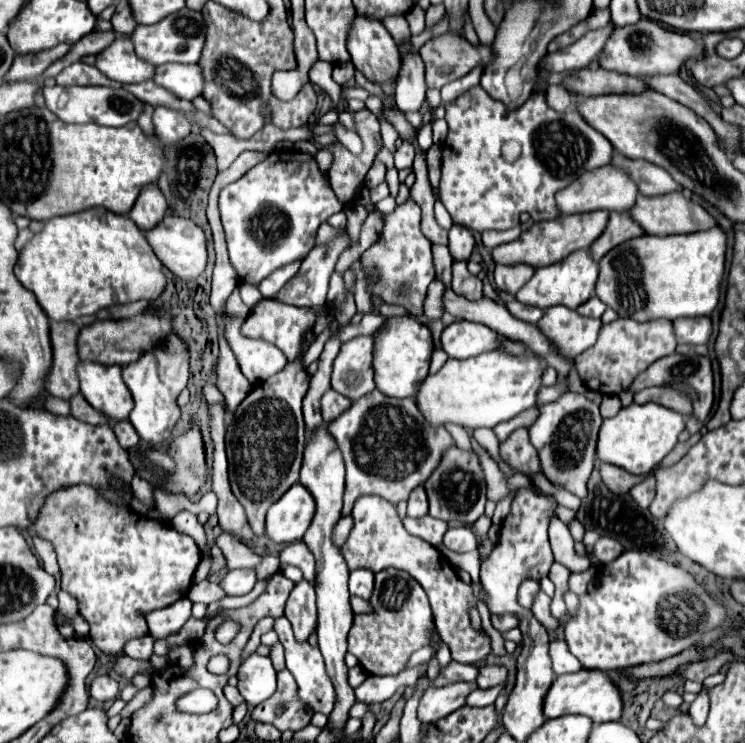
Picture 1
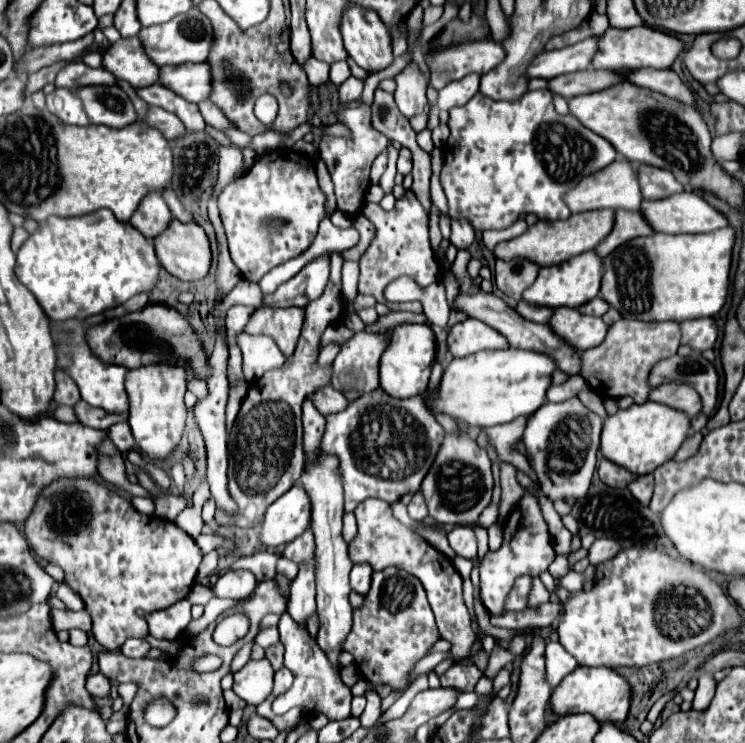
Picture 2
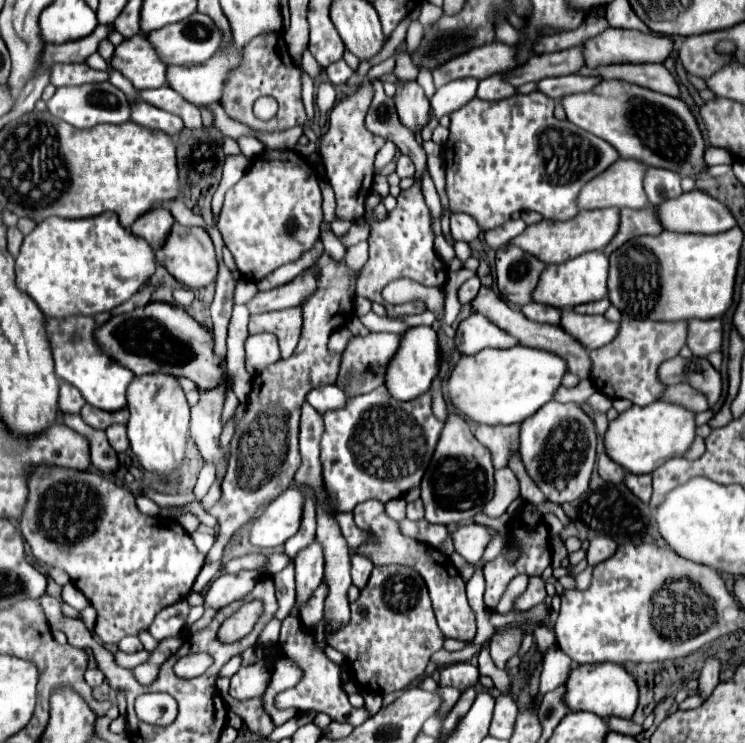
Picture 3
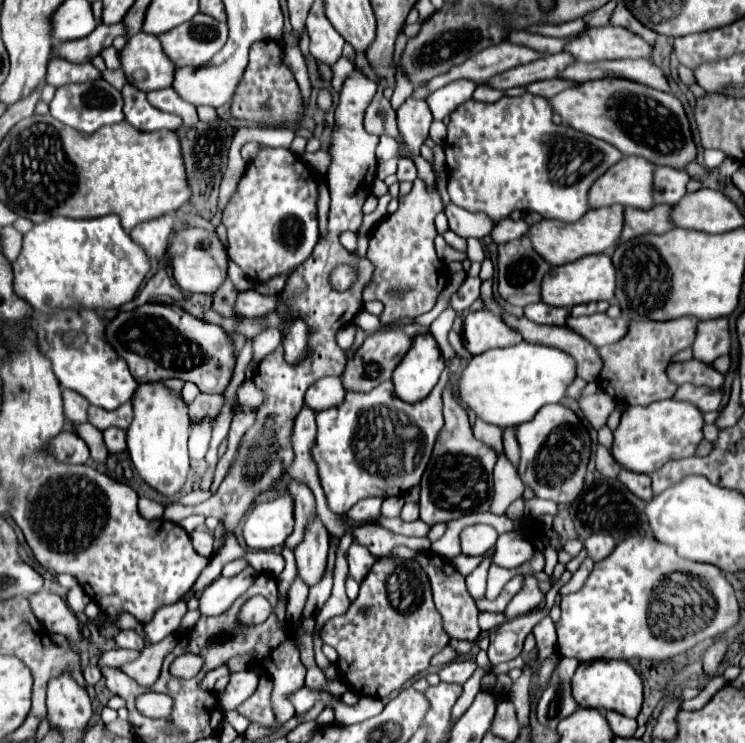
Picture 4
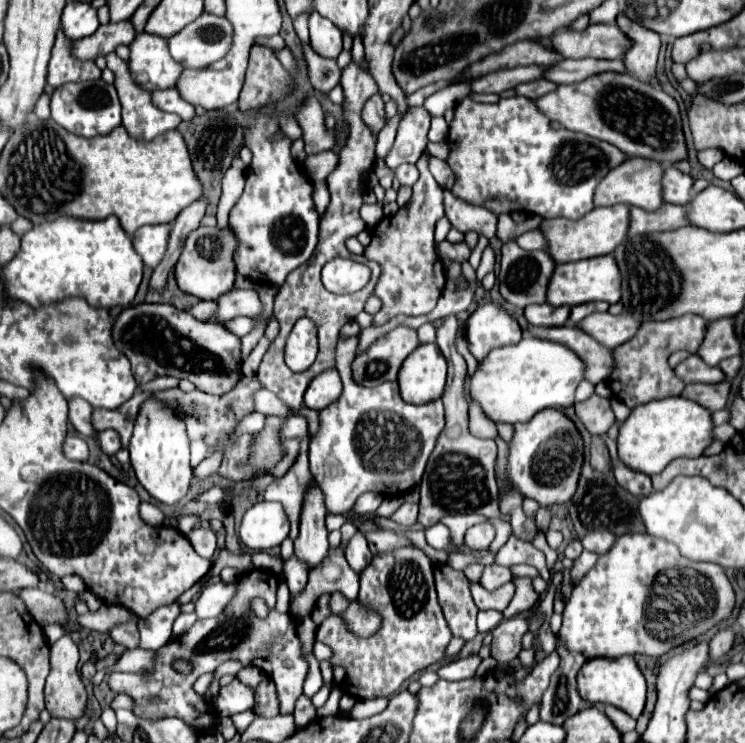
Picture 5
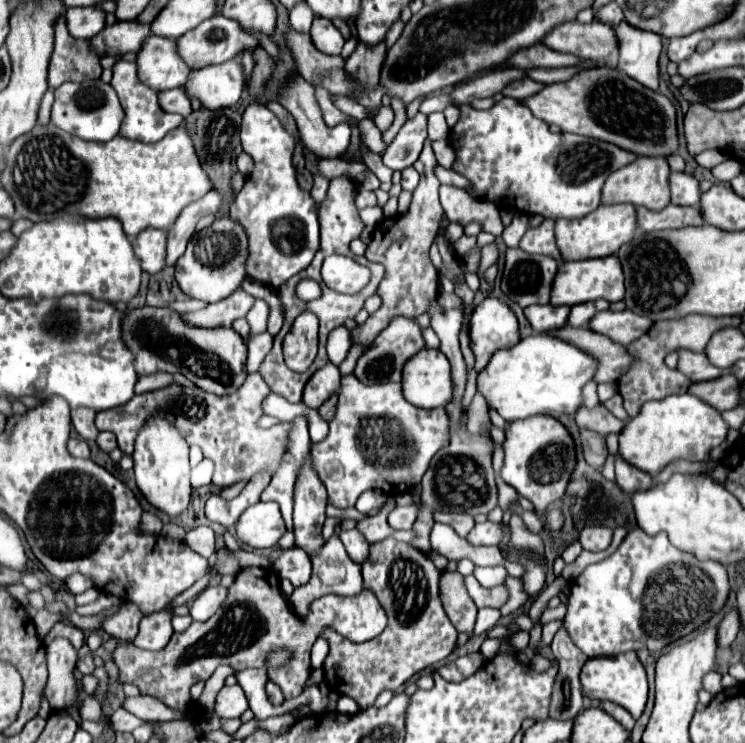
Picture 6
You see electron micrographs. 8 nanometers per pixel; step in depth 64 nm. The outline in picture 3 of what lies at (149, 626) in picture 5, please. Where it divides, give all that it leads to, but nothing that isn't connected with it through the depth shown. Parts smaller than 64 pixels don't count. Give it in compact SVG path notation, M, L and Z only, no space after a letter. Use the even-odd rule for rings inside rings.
M180 600L164 610L160 610L152 622L152 626L148 628L148 632L156 638L156 640L164 640L168 636L176 636L180 634L180 630L184 628L184 622L186 622L186 616L188 616L188 602L186 600Z

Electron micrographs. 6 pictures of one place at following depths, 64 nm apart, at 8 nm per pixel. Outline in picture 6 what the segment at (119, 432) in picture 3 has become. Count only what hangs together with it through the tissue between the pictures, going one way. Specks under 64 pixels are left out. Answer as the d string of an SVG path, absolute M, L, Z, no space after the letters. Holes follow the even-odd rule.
M100 432L98 438L96 438L96 444L104 450L104 452L110 452L116 448L116 436L112 432Z

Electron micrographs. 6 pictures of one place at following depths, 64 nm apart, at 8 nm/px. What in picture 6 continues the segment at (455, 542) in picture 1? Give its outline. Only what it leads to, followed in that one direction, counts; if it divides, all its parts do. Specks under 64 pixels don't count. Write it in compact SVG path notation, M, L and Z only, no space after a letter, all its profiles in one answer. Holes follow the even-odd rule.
M482 522L476 524L468 538L466 538L472 546L498 546L504 540L504 522Z

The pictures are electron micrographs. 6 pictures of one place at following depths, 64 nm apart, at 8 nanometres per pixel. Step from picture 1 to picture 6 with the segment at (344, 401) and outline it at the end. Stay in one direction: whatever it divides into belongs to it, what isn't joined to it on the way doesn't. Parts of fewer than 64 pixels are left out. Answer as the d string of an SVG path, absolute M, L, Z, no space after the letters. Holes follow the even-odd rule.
M330 362L330 364L324 364L324 368L316 370L316 372L310 376L308 384L304 386L302 402L304 402L308 408L320 408L338 386L340 386L338 366L334 366L332 362Z

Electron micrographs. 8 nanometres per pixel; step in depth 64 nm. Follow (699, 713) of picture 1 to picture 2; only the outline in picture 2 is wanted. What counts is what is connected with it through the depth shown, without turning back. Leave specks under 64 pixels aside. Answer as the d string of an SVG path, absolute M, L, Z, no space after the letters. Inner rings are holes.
M706 672L706 674L702 674L700 678L698 678L698 688L696 688L696 696L694 696L694 710L704 710L704 708L708 708L708 704L710 704L710 700L712 700L712 696L714 696L714 690L716 690L716 678L714 678L714 674L710 674L710 672Z

